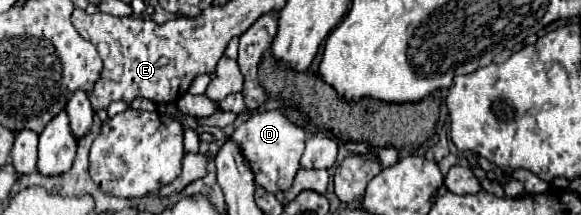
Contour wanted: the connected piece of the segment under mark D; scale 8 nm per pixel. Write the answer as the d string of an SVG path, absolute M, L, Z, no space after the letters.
M280 110L250 116L232 132L230 140L238 144L242 156L246 158L256 186L262 186L270 194L286 192L292 186L294 176L300 170L300 156L304 152L304 128L290 122Z

